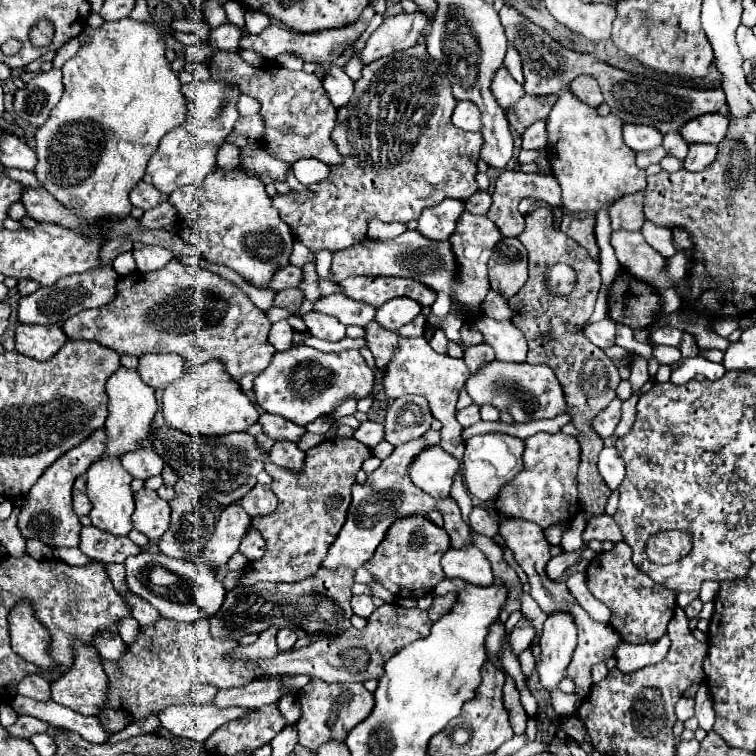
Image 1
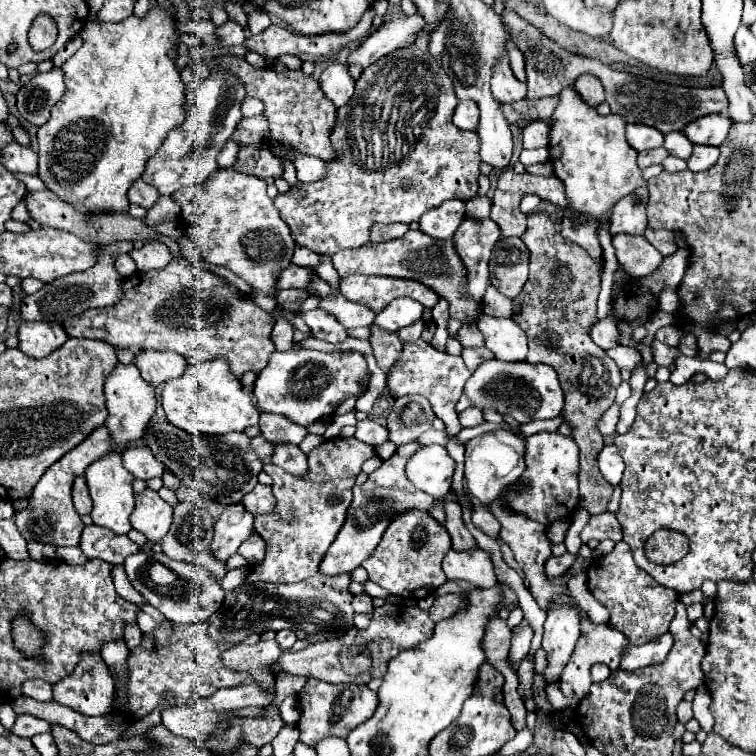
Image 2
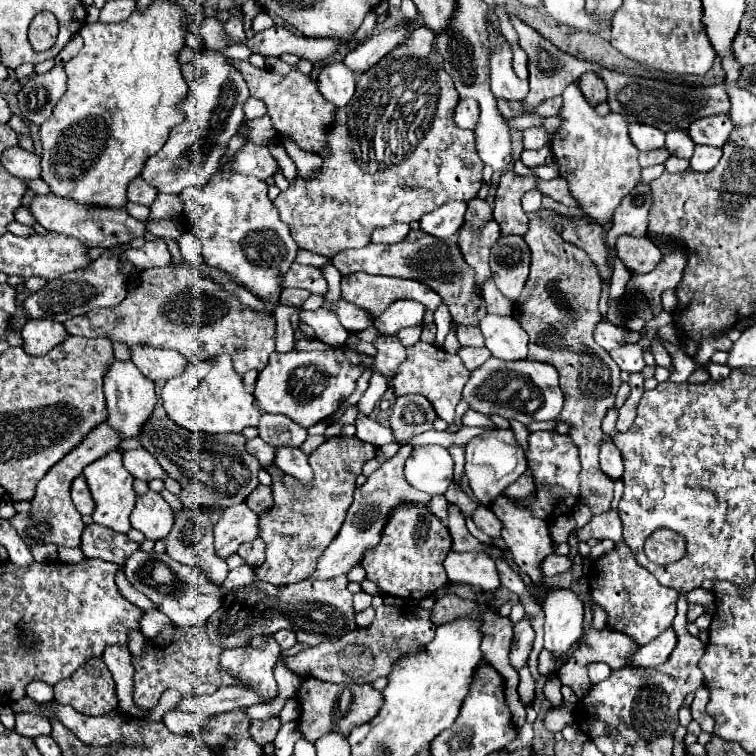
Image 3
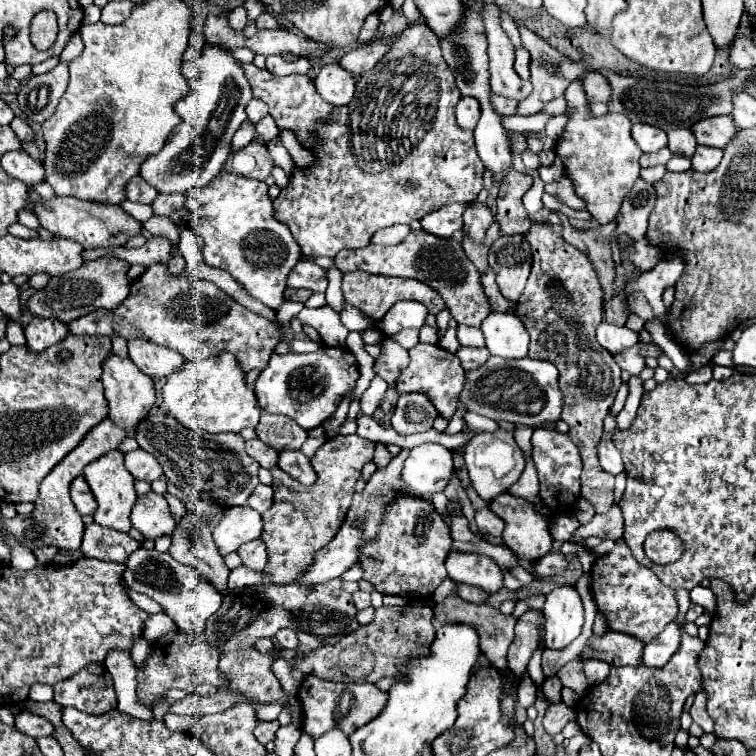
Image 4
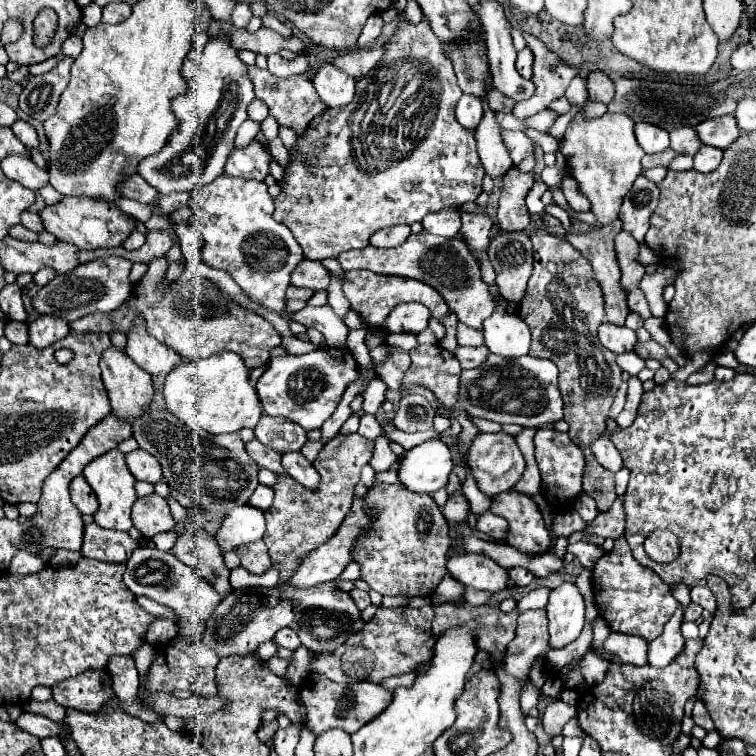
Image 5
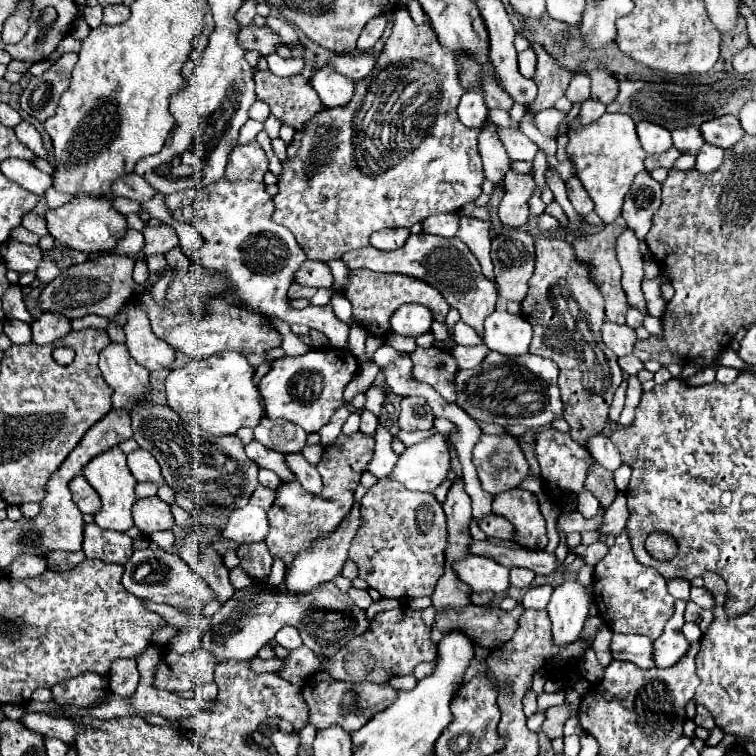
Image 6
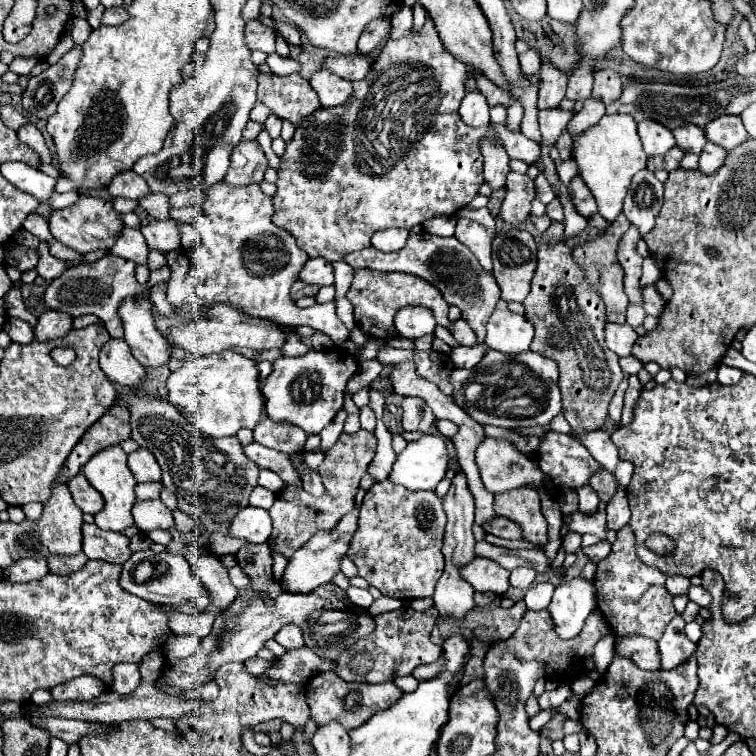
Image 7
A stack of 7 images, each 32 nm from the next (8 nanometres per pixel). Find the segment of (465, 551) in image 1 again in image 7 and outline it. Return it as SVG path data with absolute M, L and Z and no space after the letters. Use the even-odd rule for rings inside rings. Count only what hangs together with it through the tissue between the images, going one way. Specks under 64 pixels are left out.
M476 556L466 566L462 566L460 574L476 592L492 592L500 596L510 588L510 572L494 560L482 556Z

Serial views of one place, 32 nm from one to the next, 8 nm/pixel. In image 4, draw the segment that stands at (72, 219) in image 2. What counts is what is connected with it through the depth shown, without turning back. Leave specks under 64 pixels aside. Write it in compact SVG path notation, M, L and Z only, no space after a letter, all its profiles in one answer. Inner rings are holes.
M76 198L38 200L38 202L34 202L34 214L48 232L52 232L56 236L72 238L72 240L80 242L86 250L124 246L132 236L138 236L142 232L142 224L138 220L134 220L130 214L126 214L120 206L82 202Z

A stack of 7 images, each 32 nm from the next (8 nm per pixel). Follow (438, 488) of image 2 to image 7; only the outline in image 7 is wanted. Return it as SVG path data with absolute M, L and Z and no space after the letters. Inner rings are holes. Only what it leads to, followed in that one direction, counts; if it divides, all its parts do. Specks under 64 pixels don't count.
M426 434L416 442L410 442L388 476L394 484L408 490L434 490L448 470L448 448L444 436Z

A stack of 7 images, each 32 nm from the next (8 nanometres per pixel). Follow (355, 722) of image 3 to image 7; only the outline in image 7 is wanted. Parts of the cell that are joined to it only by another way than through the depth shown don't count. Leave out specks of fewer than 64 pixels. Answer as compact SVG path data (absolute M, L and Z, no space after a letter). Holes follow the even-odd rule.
M320 672L306 682L306 700L310 706L310 718L318 726L326 726L328 722L340 722L346 730L354 730L362 726L372 714L390 708L400 696L400 688L392 682L384 684L368 684L368 682L344 682L334 672Z

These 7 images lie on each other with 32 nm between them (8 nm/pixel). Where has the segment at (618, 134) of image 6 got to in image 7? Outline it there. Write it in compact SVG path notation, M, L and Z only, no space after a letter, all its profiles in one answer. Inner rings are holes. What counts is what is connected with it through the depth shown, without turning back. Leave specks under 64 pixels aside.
M605 114L592 128L572 136L572 158L578 164L578 176L584 180L598 204L598 214L606 222L614 222L622 212L622 202L630 188L632 176L646 168L648 158L642 150L633 117L628 114Z

